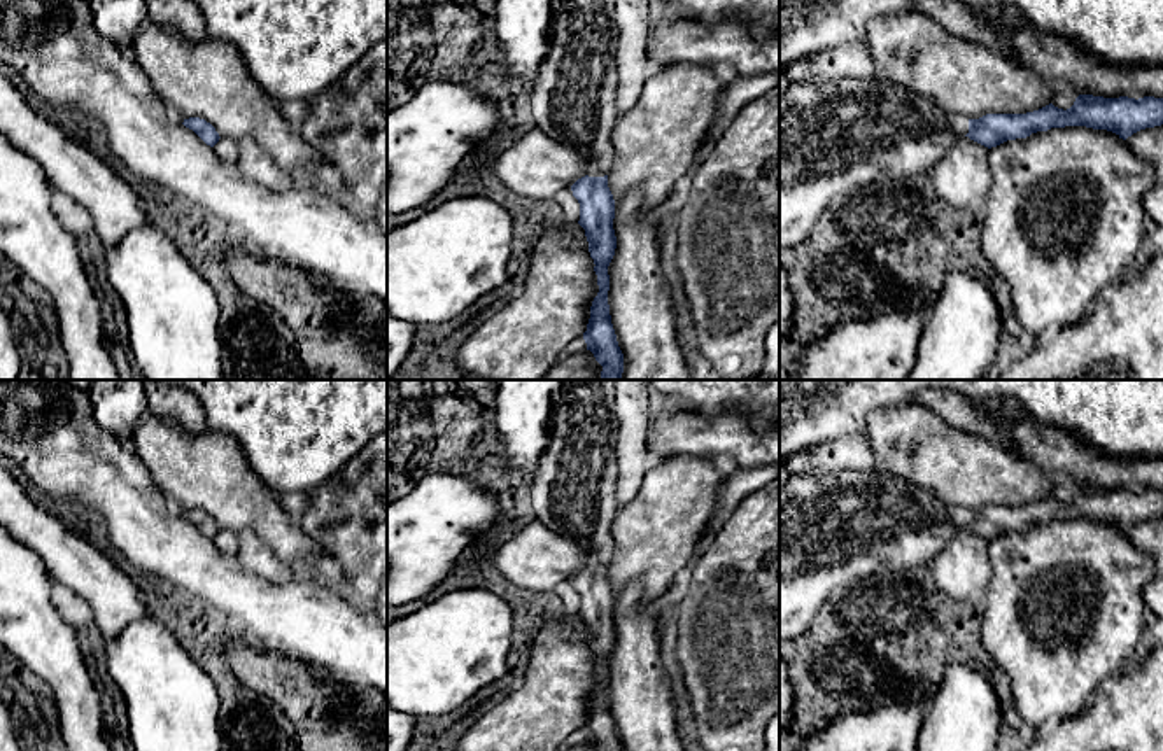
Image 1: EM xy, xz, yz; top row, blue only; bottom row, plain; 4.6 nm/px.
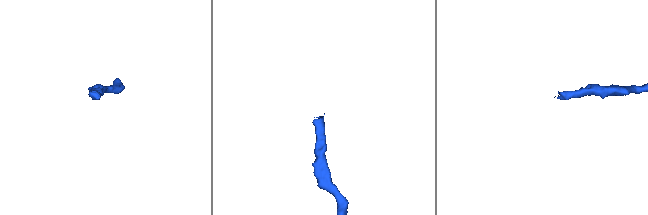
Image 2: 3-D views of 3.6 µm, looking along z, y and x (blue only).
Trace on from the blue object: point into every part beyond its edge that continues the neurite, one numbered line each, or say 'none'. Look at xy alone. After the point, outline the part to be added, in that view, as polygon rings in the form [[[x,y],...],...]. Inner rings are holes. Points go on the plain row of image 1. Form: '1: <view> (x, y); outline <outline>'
none

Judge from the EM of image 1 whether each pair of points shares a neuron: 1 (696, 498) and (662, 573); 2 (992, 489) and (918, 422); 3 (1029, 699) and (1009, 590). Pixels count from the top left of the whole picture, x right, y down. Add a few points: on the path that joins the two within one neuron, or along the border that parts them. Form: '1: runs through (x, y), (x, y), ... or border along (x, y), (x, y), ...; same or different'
1: runs through (676, 517), (662, 531), (662, 554); same
2: runs through (974, 473), (965, 470), (936, 440); same
3: runs through (1029, 673), (1029, 646), (1013, 617); same

